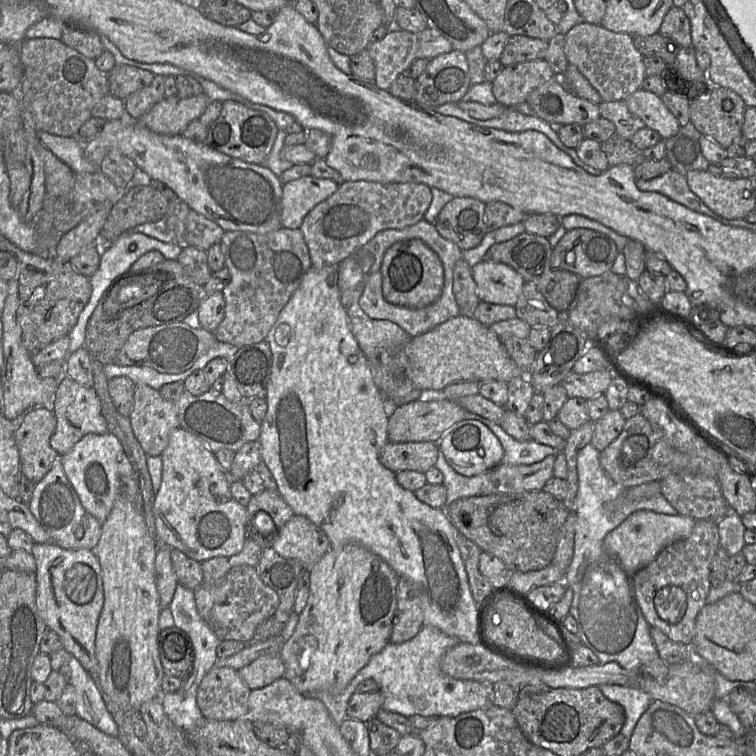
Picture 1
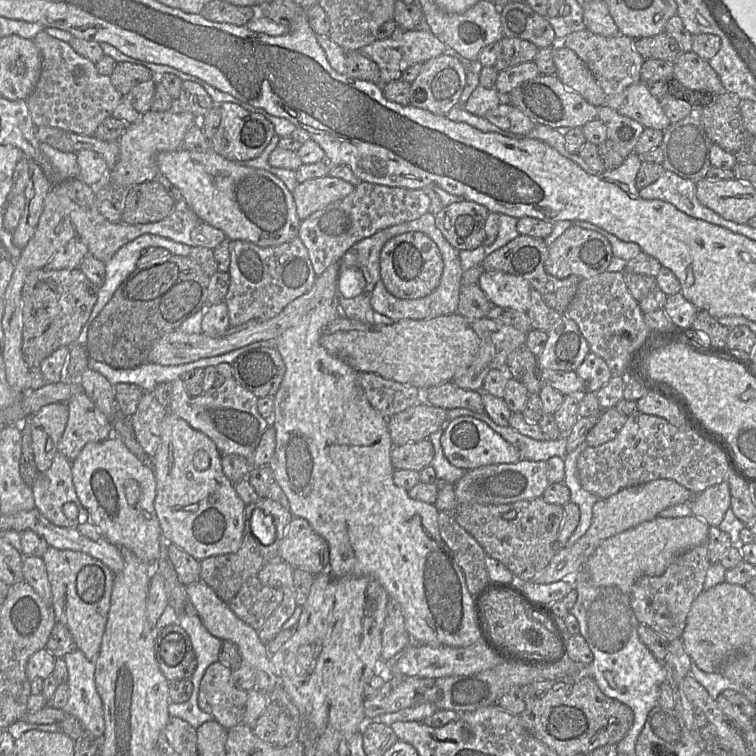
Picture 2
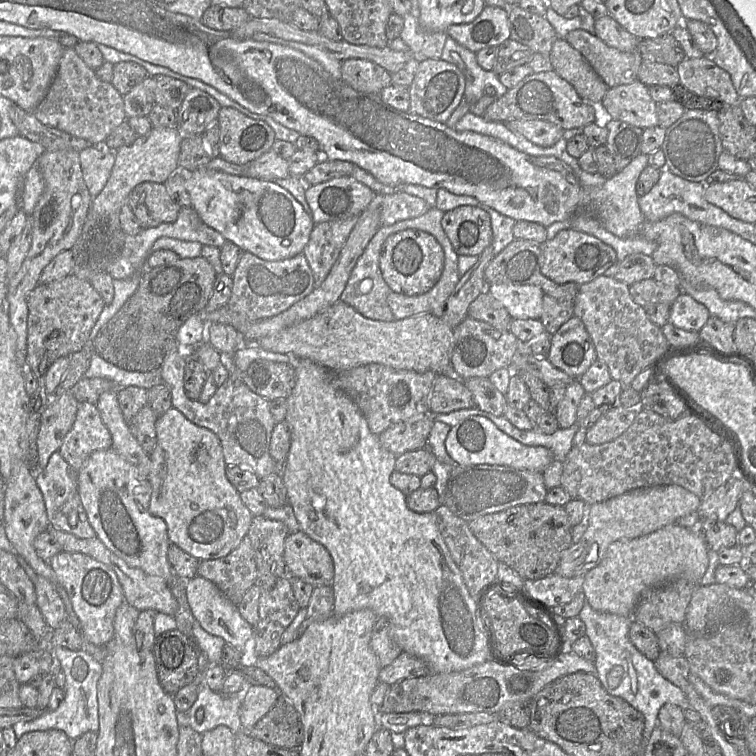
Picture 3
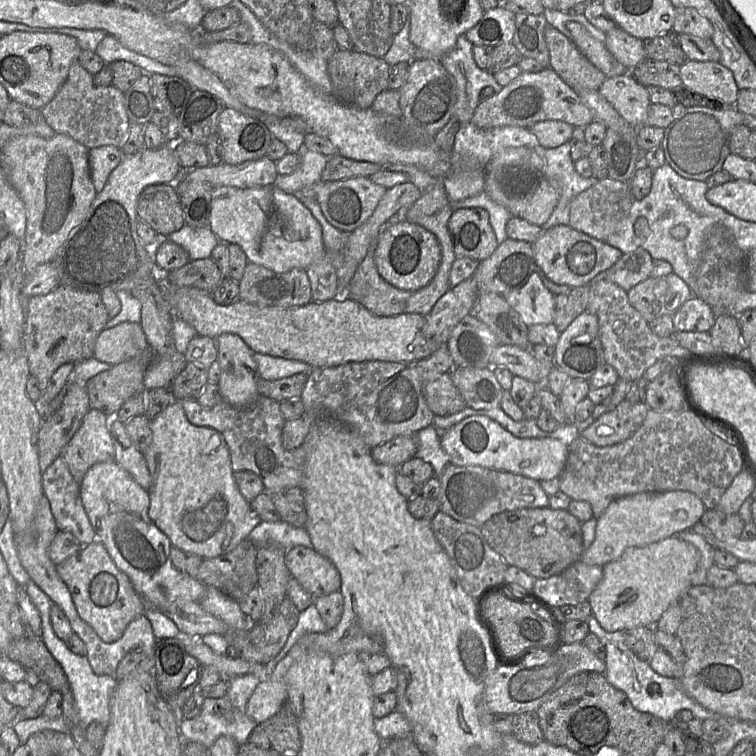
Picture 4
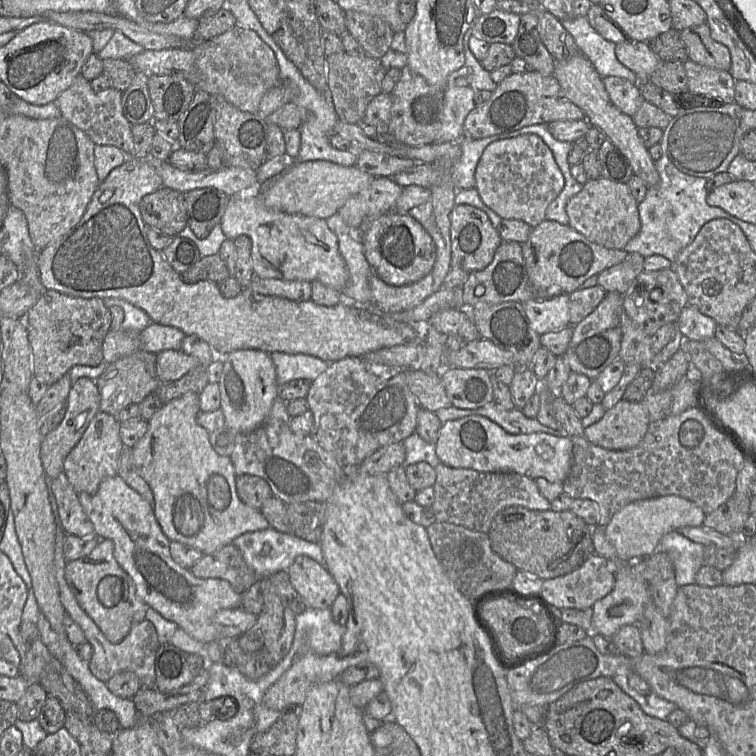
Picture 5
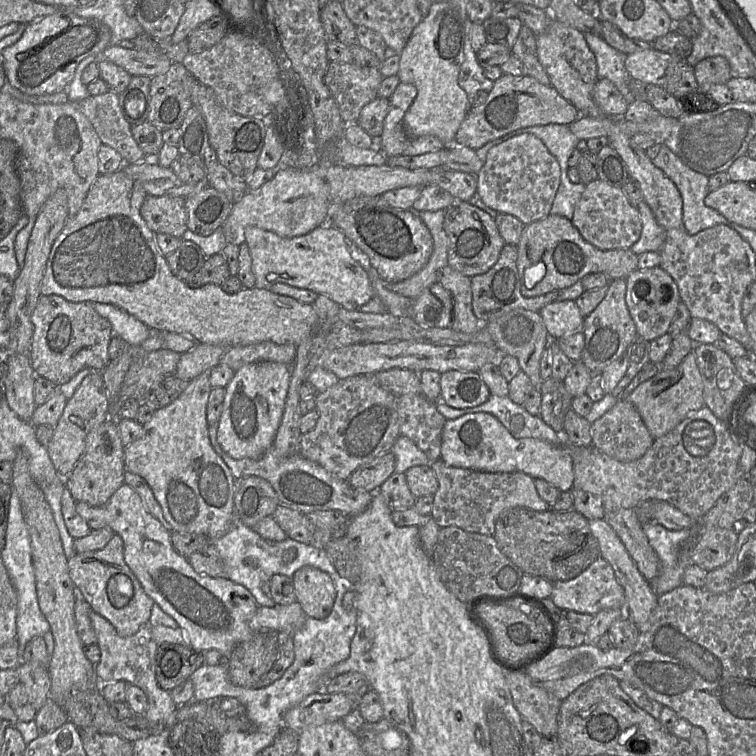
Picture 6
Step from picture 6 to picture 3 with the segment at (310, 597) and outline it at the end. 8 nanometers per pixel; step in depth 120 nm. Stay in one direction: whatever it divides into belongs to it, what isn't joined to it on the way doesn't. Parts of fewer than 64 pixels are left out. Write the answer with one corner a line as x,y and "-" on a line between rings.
303,531
289,533
283,557
289,576
295,576
314,588
332,586
334,563
329,551

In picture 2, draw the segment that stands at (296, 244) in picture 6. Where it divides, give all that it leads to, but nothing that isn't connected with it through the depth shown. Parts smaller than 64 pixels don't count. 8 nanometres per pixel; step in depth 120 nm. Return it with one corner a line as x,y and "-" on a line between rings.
183,147
157,156
160,174
180,190
183,200
204,222
222,230
230,240
244,240
260,247
277,246
298,236
301,220
287,186
274,174
230,161
214,151
194,152

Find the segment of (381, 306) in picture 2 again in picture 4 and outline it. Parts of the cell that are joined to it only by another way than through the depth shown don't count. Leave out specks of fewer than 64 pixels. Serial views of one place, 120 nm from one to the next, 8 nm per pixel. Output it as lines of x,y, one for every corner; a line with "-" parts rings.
449,230
441,231
441,239
432,233
441,247
441,262
434,278
422,289
413,292
407,300
404,313
426,316
438,300
451,288
449,274
456,259

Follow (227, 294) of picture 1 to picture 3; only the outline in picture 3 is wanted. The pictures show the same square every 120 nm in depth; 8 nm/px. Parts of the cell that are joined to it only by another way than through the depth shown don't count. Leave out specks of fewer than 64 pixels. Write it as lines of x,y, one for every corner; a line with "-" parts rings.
242,251
231,277
233,286
226,307
252,322
285,311
315,288
313,272
303,253
288,259
267,261

